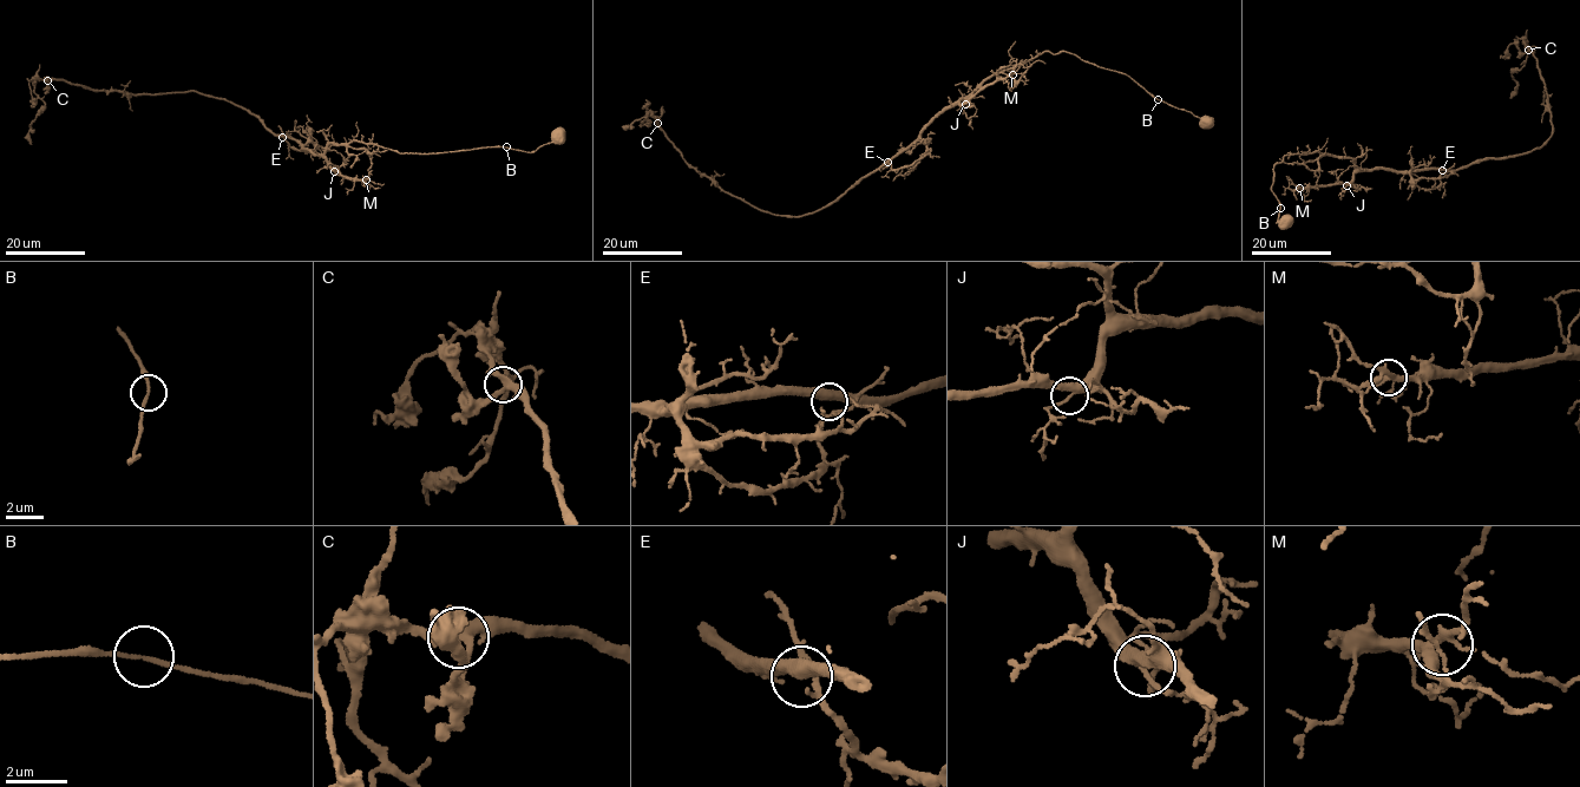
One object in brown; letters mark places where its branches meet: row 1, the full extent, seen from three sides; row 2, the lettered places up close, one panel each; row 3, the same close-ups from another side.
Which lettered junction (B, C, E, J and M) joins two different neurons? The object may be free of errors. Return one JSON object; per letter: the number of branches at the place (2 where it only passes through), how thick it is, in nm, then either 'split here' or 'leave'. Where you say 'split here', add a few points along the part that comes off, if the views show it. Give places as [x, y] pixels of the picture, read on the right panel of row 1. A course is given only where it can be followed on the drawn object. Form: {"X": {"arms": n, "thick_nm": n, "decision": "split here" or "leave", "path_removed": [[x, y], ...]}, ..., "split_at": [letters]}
{"B": {"arms": 2, "thick_nm": 140, "decision": "leave"}, "C": {"arms": 3, "thick_nm": 300, "decision": "leave"}, "E": {"arms": 3, "thick_nm": 380, "decision": "leave"}, "J": {"arms": 3, "thick_nm": 280, "decision": "leave"}, "M": {"arms": 4, "thick_nm": 260, "decision": "leave"}, "split_at": []}

